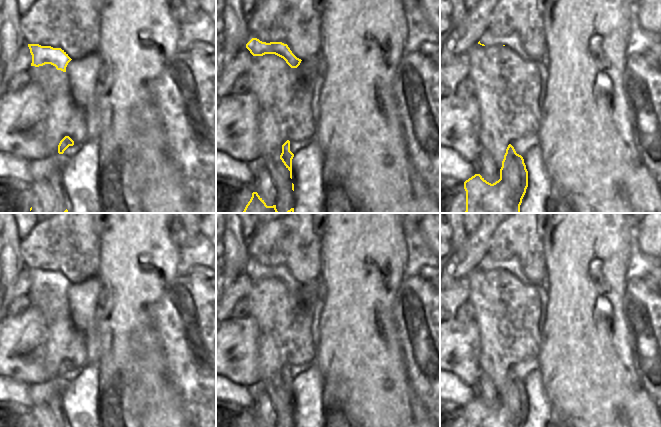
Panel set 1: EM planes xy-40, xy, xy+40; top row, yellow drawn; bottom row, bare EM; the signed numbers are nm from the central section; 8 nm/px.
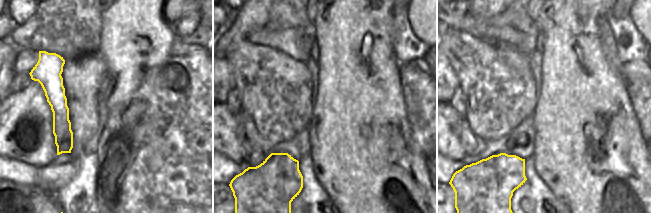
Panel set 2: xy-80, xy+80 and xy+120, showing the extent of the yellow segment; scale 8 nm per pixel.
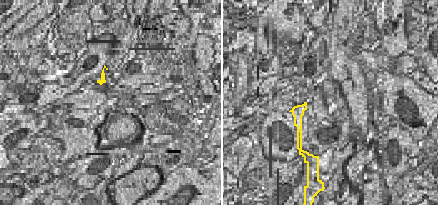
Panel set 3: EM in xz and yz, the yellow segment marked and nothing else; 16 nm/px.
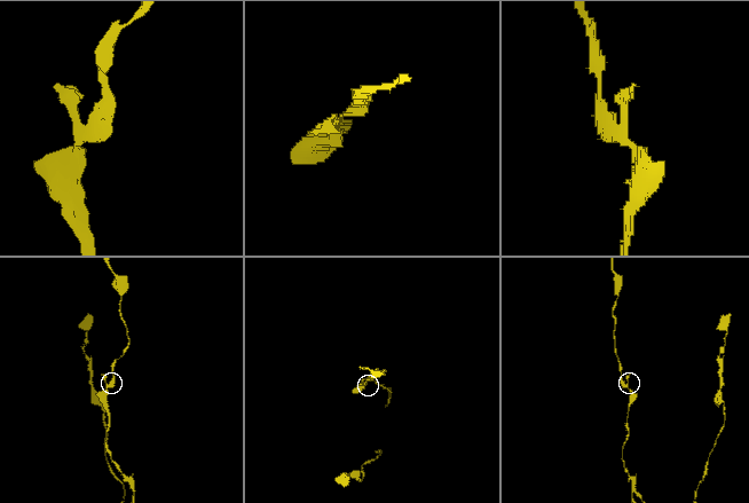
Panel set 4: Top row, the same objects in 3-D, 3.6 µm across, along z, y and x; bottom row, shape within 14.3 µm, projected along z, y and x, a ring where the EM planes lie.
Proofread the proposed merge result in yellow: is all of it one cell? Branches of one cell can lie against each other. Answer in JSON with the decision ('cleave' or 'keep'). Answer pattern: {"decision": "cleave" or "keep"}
{"decision": "keep"}

